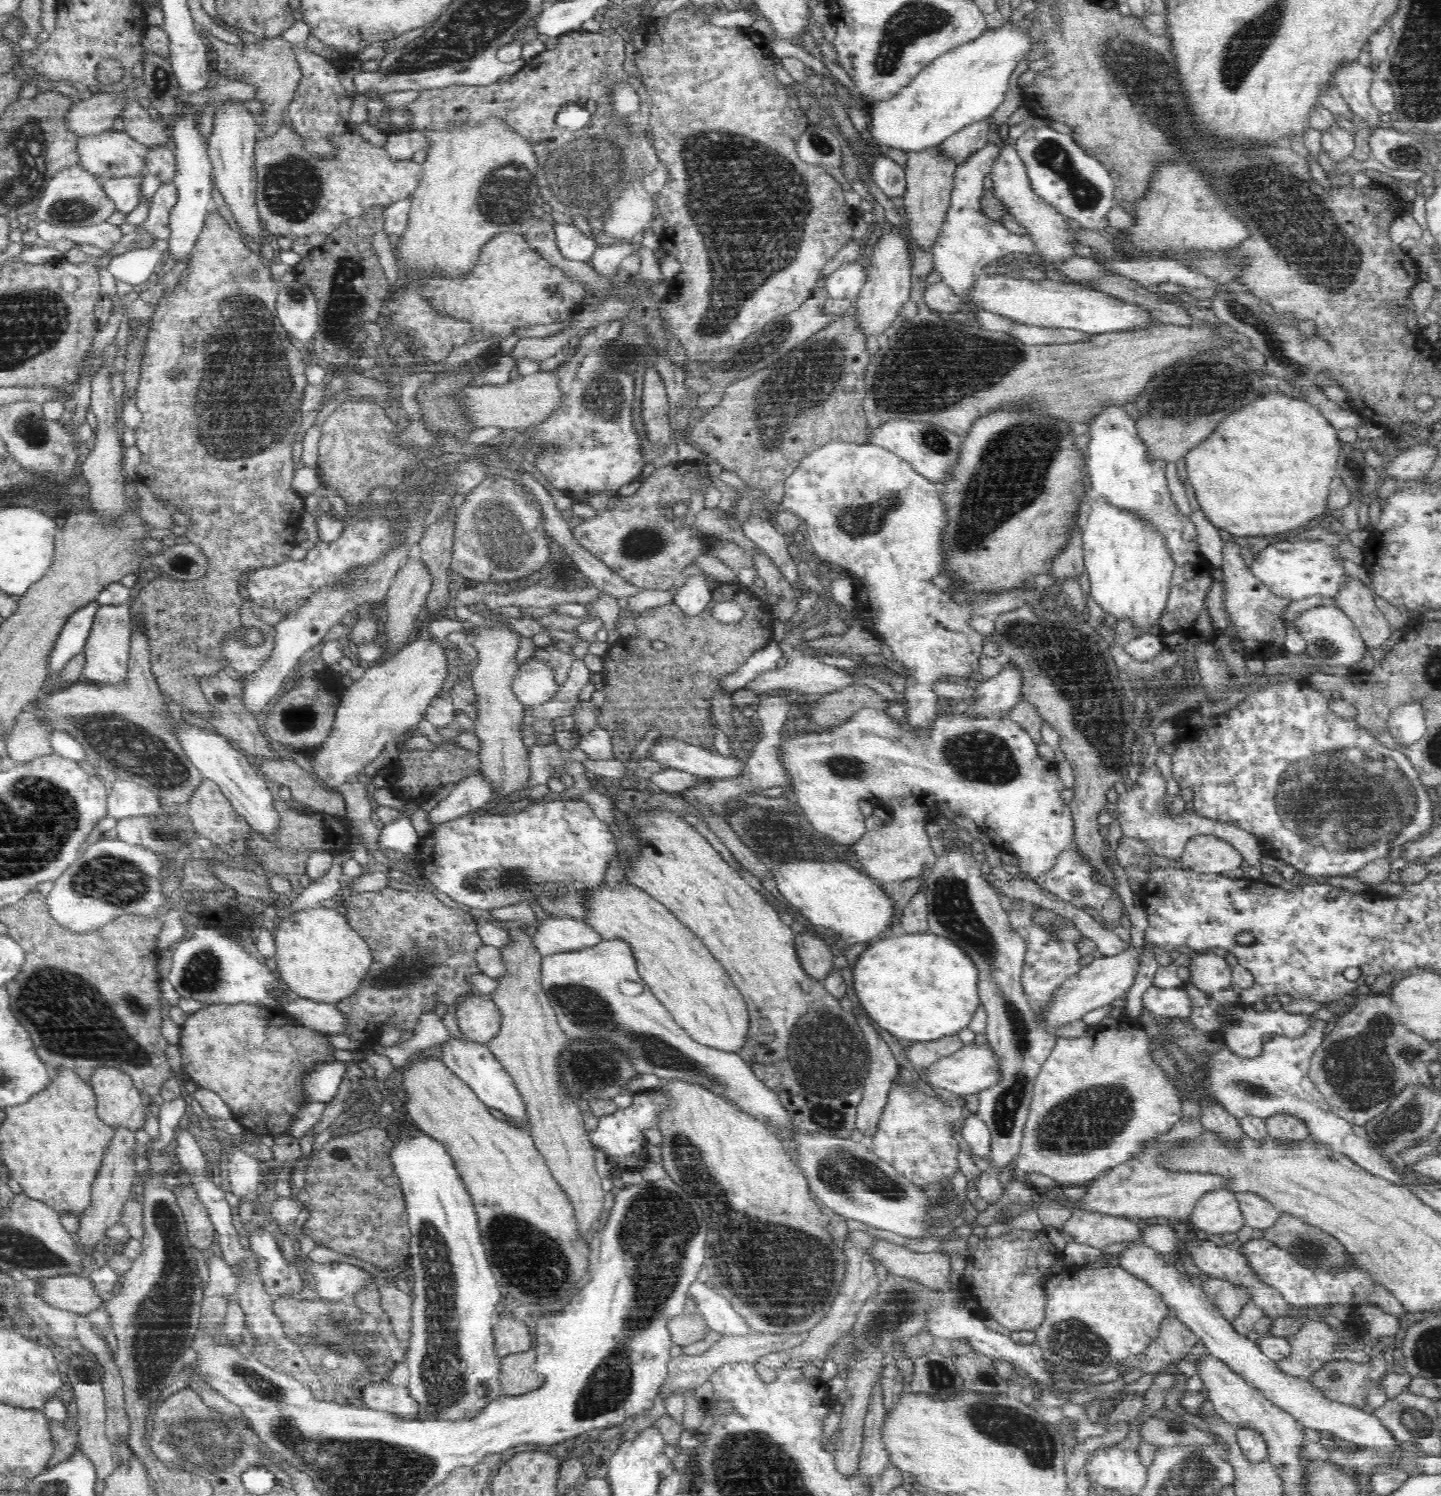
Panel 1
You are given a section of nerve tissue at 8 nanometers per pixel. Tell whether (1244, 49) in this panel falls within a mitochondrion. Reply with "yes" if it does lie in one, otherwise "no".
yes

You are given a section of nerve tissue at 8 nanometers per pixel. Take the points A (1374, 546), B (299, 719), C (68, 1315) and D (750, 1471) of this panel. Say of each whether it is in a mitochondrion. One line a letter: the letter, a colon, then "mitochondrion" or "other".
A: other
B: mitochondrion
C: other
D: mitochondrion

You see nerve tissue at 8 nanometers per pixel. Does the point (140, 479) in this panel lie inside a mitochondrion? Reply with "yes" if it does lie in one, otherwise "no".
no

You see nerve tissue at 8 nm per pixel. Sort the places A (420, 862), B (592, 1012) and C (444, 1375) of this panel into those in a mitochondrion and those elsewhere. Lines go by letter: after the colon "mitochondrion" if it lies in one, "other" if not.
A: other
B: mitochondrion
C: mitochondrion

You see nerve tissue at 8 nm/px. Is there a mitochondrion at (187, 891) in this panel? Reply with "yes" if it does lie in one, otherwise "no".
no

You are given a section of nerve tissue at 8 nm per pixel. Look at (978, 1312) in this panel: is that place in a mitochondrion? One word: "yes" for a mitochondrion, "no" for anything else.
no

